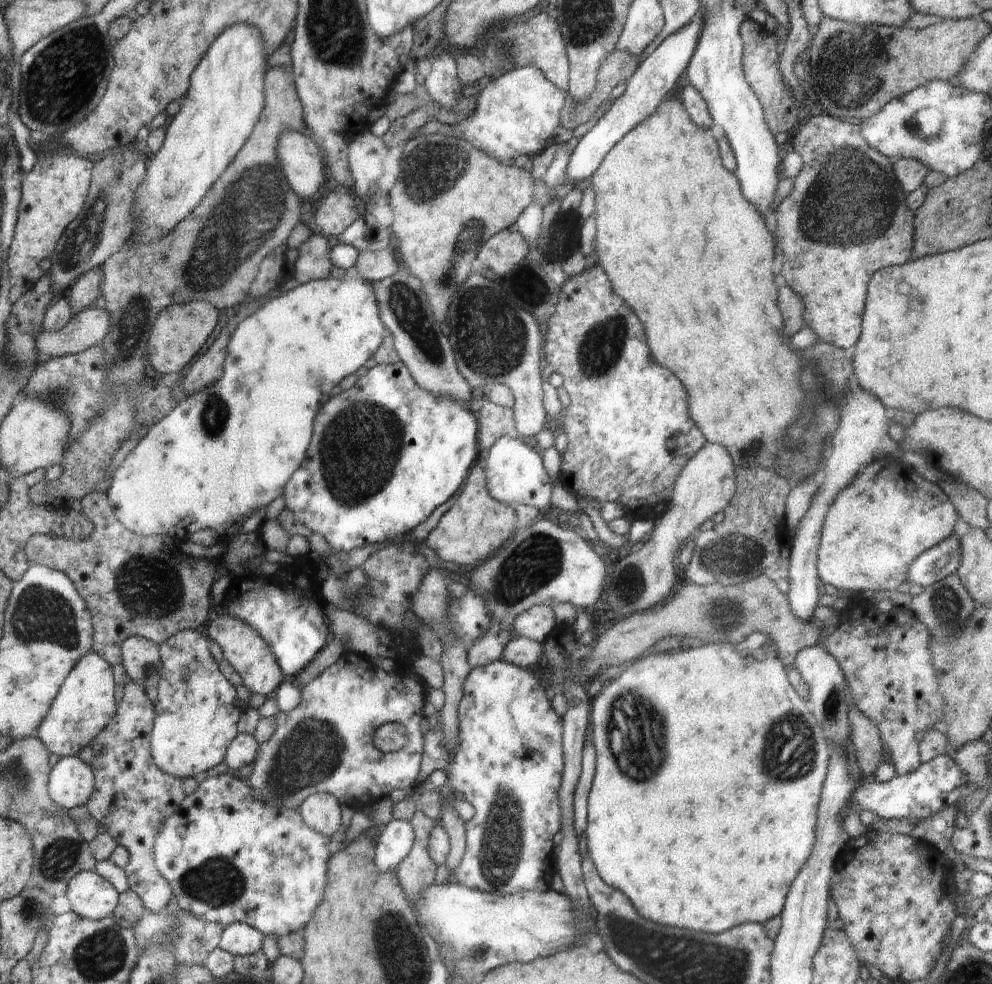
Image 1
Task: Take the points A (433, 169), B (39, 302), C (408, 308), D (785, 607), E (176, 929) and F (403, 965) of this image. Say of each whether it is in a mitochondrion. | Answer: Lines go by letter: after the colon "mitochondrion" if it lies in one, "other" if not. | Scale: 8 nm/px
A: mitochondrion
B: other
C: mitochondrion
D: other
E: mitochondrion
F: mitochondrion

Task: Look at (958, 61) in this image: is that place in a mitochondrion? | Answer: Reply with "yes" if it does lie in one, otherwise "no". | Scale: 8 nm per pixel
no

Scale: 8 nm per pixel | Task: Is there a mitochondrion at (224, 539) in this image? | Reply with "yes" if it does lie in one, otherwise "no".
no

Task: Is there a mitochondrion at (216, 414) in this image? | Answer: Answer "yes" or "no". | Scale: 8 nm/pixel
yes

